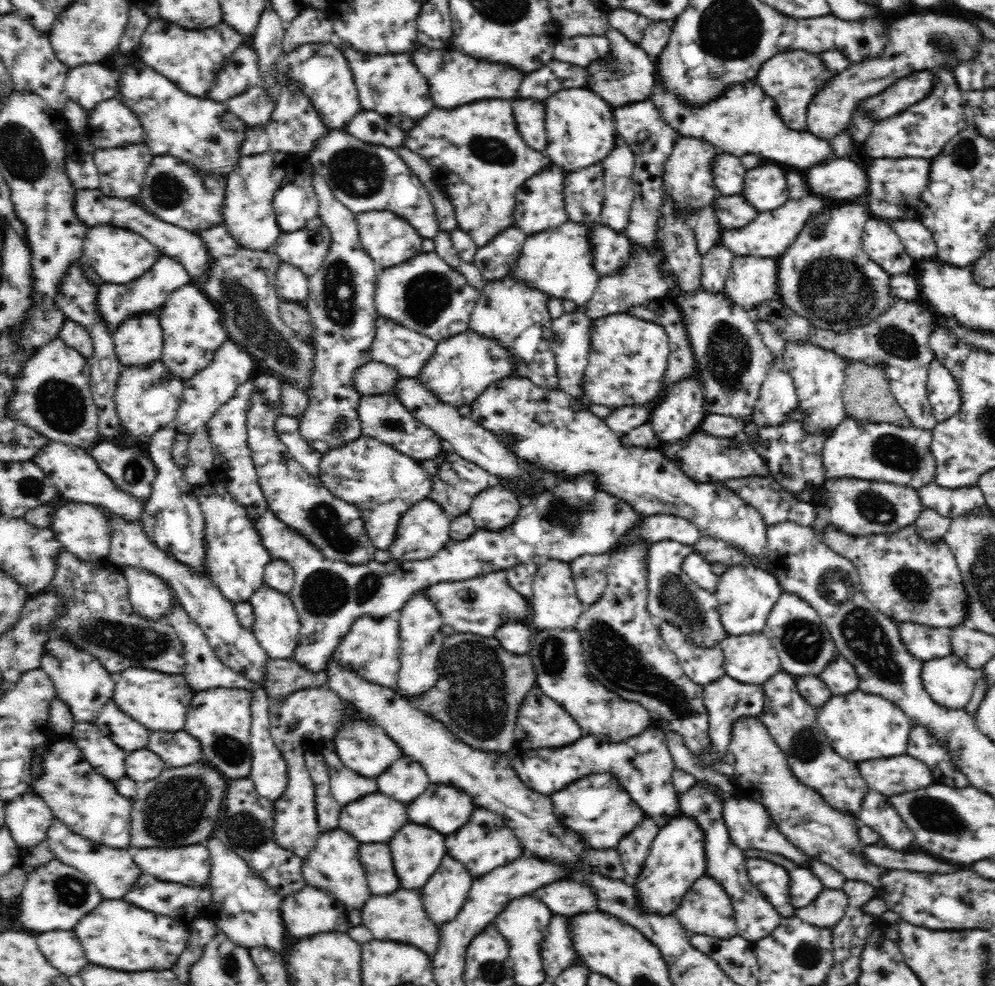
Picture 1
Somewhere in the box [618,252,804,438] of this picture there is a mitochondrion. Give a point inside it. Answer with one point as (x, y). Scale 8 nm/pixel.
(729, 355)

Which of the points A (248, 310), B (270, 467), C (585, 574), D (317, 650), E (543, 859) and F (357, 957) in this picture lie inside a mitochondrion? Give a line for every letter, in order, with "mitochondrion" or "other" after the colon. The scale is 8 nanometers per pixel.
A: mitochondrion
B: other
C: mitochondrion
D: other
E: other
F: other

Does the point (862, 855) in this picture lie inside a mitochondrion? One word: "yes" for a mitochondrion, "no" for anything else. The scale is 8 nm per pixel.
no

